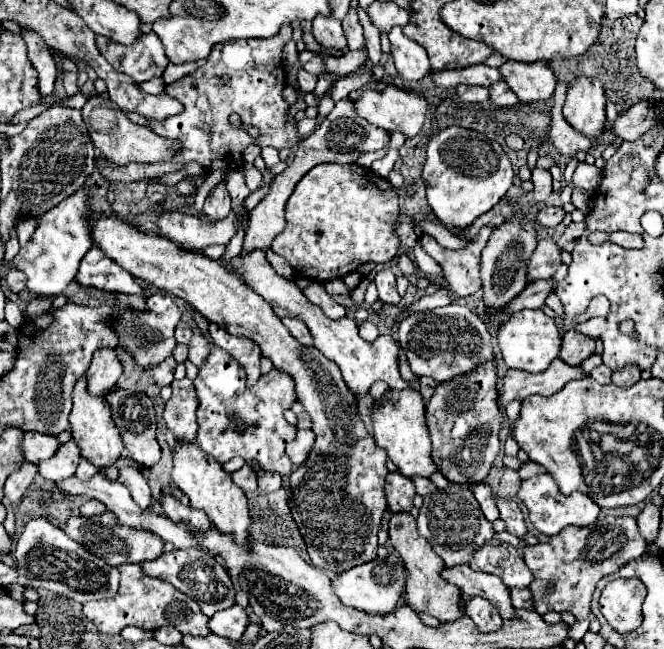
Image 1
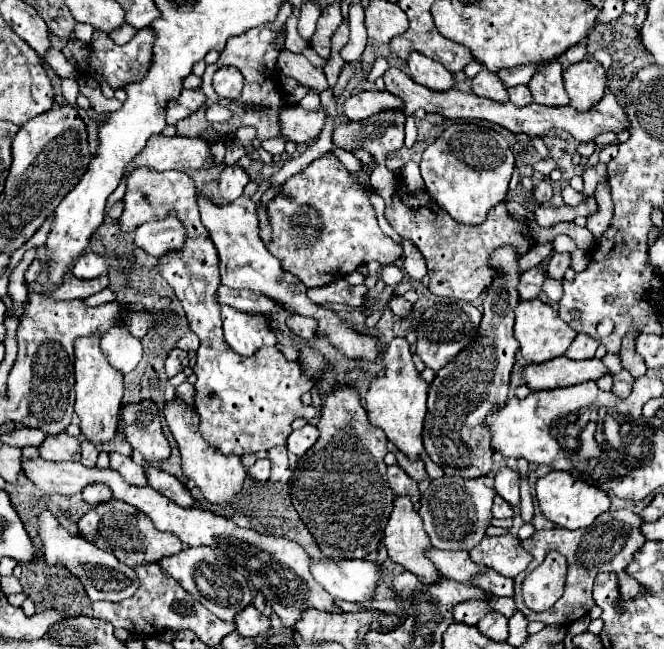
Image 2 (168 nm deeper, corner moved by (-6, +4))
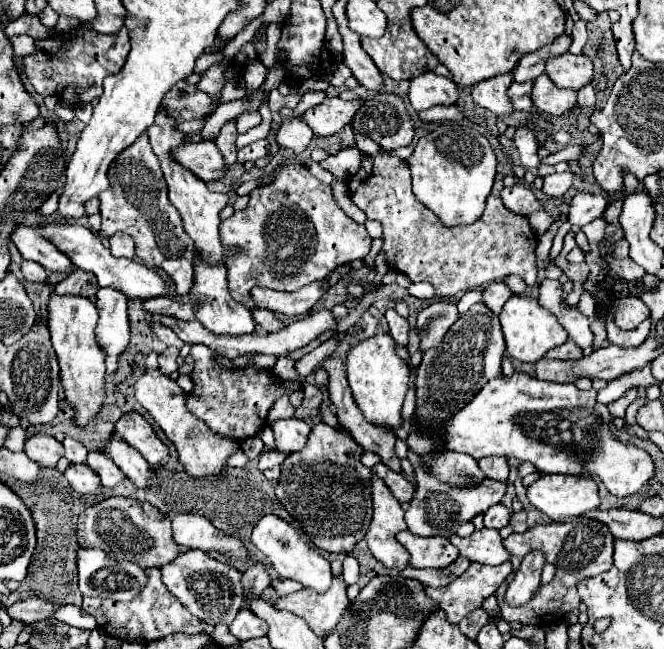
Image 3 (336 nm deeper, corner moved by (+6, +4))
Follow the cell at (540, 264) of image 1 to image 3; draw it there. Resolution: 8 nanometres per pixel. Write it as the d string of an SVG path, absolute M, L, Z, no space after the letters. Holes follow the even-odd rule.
M496 281L496 283L490 283L490 285L482 291L482 299L480 299L480 301L482 301L484 305L488 305L492 313L498 315L498 313L502 311L504 303L508 301L508 297L512 297L510 289L508 289L502 281Z

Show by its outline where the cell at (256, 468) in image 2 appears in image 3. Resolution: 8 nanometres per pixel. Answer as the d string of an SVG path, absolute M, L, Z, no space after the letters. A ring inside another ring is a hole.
M270 449L270 451L266 451L266 453L260 457L258 469L260 469L260 471L266 471L266 469L270 469L270 467L276 467L276 465L280 465L286 457L288 457L288 455L282 455L280 451Z

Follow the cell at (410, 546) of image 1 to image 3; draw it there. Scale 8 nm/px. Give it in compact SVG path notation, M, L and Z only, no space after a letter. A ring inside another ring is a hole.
M372 475L370 479L372 491L372 523L366 533L366 543L372 555L382 561L390 569L402 571L408 565L408 551L396 541L396 533L406 529L404 511L400 503L396 503L394 495L380 481L380 477Z

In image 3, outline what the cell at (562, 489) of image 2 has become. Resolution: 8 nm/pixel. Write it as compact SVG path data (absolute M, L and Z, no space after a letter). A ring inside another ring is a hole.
M542 475L528 487L528 499L554 521L580 517L600 507L596 481L578 475Z

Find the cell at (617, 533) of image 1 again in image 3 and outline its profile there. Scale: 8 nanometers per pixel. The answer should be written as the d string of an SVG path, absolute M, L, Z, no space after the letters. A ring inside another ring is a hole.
M586 517L568 521L568 523L550 523L550 525L536 525L524 533L512 533L508 539L504 539L504 547L510 553L512 567L518 569L524 555L538 549L546 555L546 561L556 567L556 575L548 585L540 585L534 597L520 605L510 607L504 603L504 591L508 583L502 583L502 587L496 591L498 605L502 611L504 621L520 621L522 625L552 625L558 623L566 613L578 607L580 597L576 591L576 583L584 577L600 575L612 567L612 553L614 553L614 537L608 531L604 523L590 521Z

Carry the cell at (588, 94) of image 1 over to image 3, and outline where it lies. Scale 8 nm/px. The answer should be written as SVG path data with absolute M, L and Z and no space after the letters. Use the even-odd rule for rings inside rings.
M564 53L548 59L546 75L564 89L580 89L592 81L592 61L586 55Z

